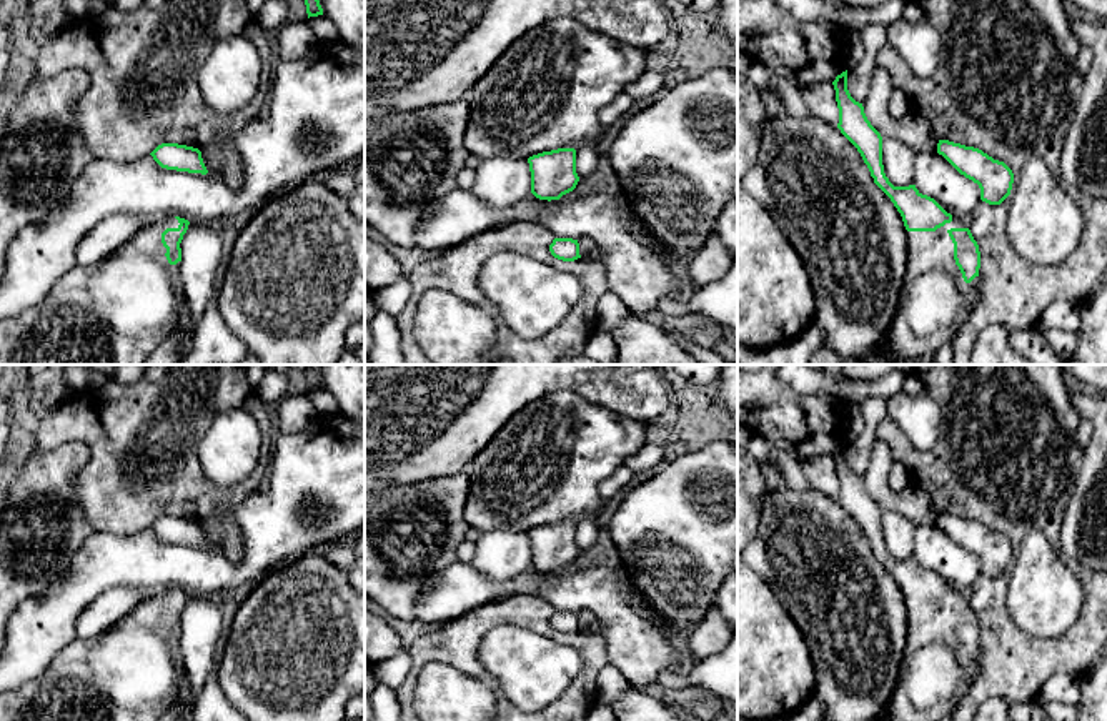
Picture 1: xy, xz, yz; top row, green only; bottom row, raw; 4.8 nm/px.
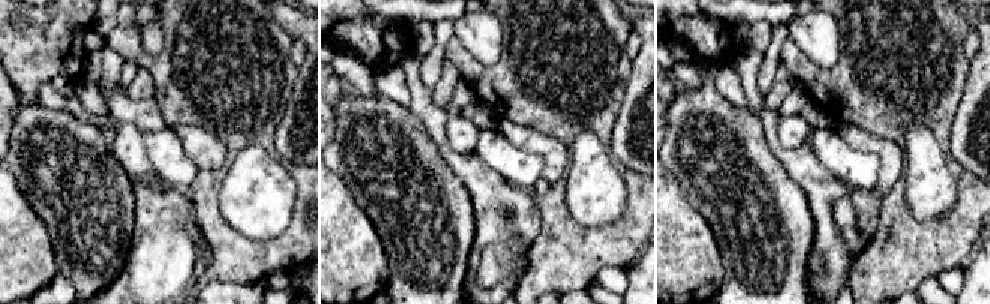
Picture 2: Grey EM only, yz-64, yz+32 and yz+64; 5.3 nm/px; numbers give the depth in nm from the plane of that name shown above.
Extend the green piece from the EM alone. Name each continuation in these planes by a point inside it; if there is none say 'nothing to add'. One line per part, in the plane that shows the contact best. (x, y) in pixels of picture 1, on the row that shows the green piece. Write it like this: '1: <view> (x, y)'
1: yz (934, 300)

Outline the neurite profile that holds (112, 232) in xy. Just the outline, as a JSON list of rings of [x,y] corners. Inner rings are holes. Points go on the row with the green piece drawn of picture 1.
[[[115,213],[105,216],[90,228],[77,245],[77,266],[98,265],[133,238],[141,228],[141,216],[135,213]]]

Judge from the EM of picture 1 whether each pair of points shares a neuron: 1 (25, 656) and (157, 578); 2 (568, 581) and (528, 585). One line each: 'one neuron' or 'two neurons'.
1: one neuron
2: one neuron

